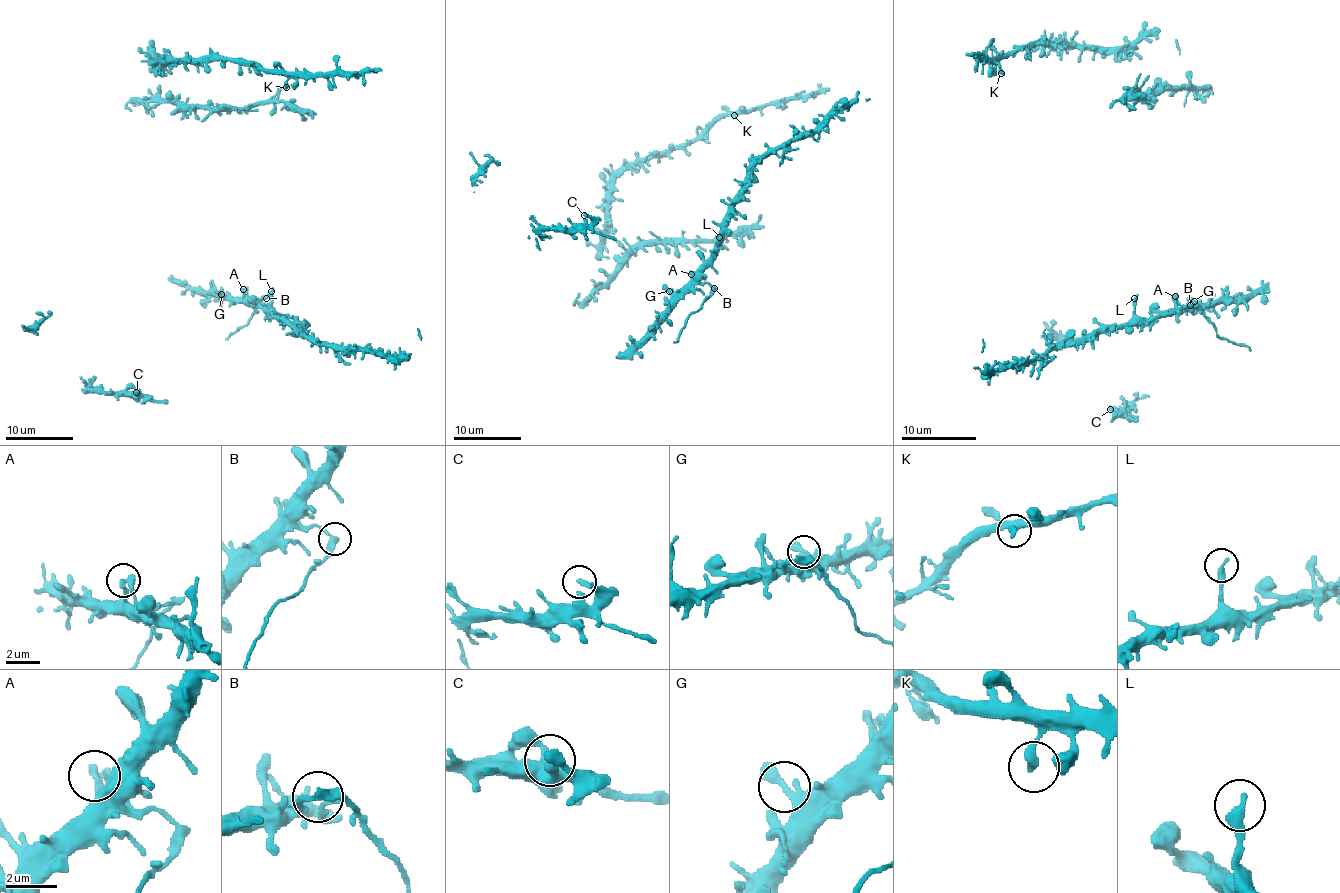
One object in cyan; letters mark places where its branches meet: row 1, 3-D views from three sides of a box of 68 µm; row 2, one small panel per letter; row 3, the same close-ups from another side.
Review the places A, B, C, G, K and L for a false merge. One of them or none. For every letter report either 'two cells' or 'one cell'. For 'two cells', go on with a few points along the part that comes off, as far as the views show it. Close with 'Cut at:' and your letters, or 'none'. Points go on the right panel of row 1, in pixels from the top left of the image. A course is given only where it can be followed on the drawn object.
A: one cell
B: two cells; foreign part runs (1190, 305), (1195, 305), (1205, 314), (1221, 338), (1247, 346), (1249, 351)
C: one cell
G: one cell
K: one cell
L: one cell
Cut at: B

